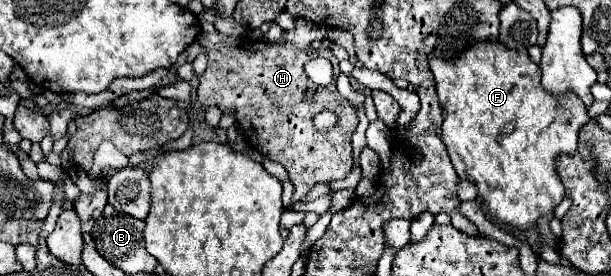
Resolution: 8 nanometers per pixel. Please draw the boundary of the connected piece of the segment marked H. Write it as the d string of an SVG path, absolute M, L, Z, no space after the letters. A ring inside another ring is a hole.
M297 18L295 28L284 32L284 40L282 42L264 42L264 40L248 40L248 38L232 38L232 36L224 36L220 32L212 32L208 34L200 46L204 48L204 54L208 56L208 68L204 72L204 76L200 78L200 86L196 92L196 98L202 106L218 106L220 110L234 114L234 120L238 124L238 128L242 130L242 136L246 138L246 142L258 150L262 156L280 162L288 174L290 174L290 182L294 184L294 194L292 194L292 202L300 202L302 198L310 192L310 188L316 182L332 182L332 180L340 180L346 178L348 172L352 170L352 146L350 146L350 136L358 126L358 116L354 106L336 90L336 79L340 72L339 61L332 54L330 49L318 49L318 53L324 53L333 65L333 80L328 86L316 86L306 74L304 74L304 64L310 60L310 56L306 54L306 48L310 42L314 40L322 40L326 38L326 30L320 28L314 22L308 22L304 18ZM308 90L316 90L316 96L312 100L308 100L306 92ZM320 110L330 110L336 114L336 124L326 132L320 132L314 128L312 120Z

